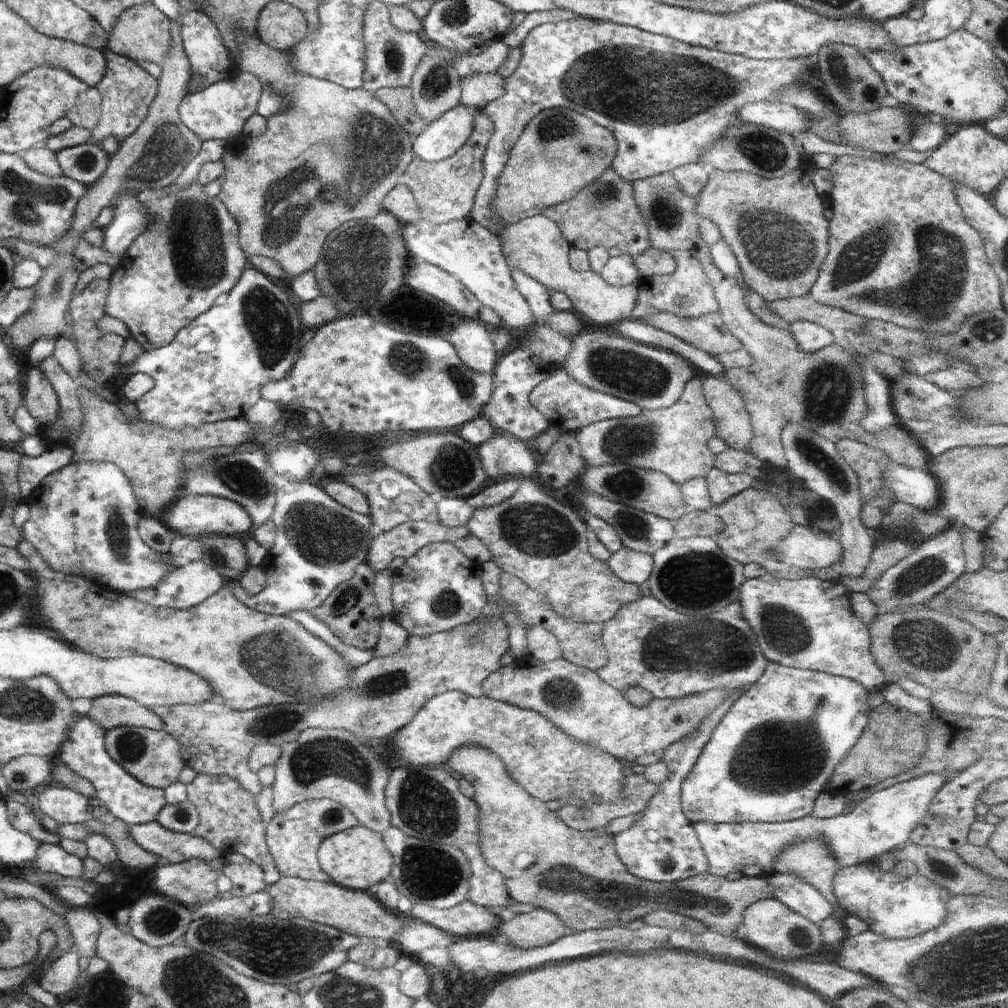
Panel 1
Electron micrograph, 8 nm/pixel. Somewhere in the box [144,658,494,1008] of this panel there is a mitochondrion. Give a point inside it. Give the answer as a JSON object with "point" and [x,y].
{"point":[283,950]}

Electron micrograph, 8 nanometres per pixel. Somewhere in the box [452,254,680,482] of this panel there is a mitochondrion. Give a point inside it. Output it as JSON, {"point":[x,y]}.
{"point":[631,374]}

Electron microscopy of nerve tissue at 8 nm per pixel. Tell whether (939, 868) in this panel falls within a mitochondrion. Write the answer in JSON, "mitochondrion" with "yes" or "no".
{"mitochondrion":"yes"}

